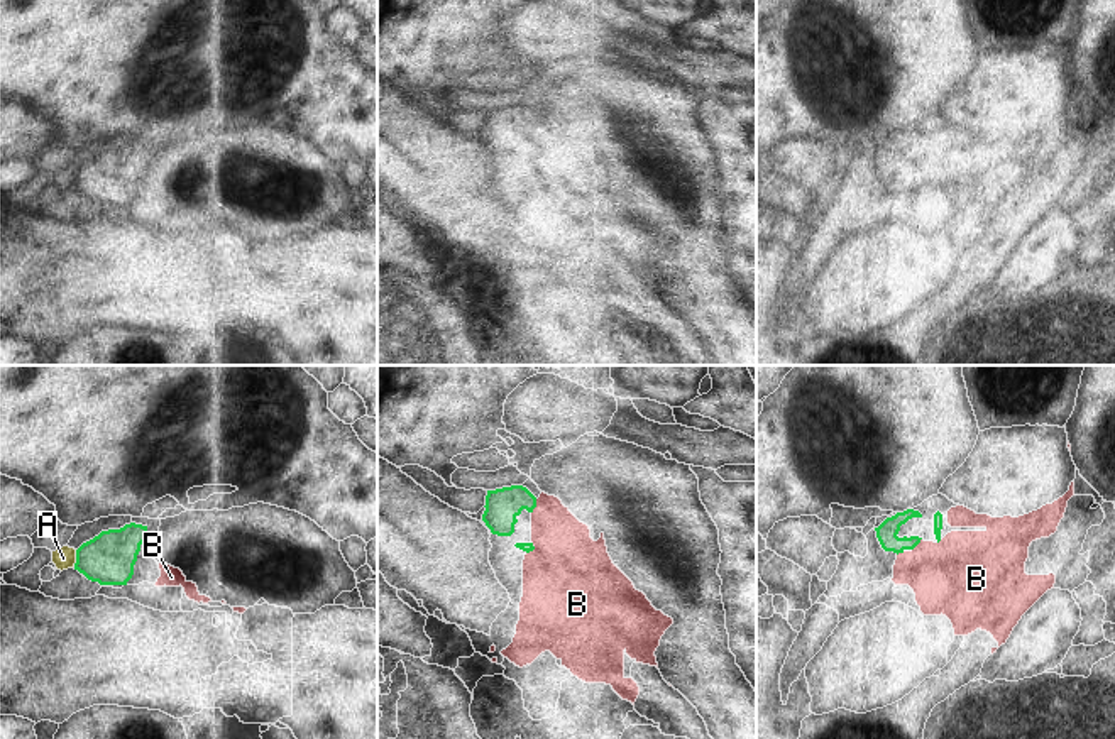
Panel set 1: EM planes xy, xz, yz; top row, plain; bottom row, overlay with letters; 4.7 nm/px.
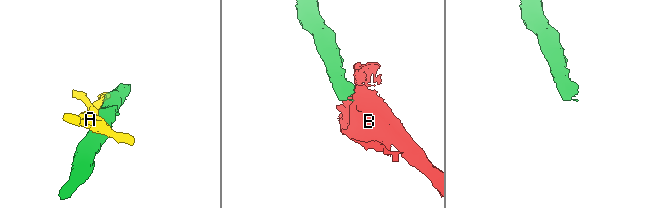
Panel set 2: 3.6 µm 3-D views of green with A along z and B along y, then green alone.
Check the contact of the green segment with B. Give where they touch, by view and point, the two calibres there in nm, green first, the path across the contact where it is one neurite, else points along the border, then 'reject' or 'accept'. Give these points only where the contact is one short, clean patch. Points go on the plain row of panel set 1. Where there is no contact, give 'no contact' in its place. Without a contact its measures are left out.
contact xz (535, 127); calibres 160 and 280 nm; way xz (503, 125), (535, 127), (552, 144), (564, 171); accept

